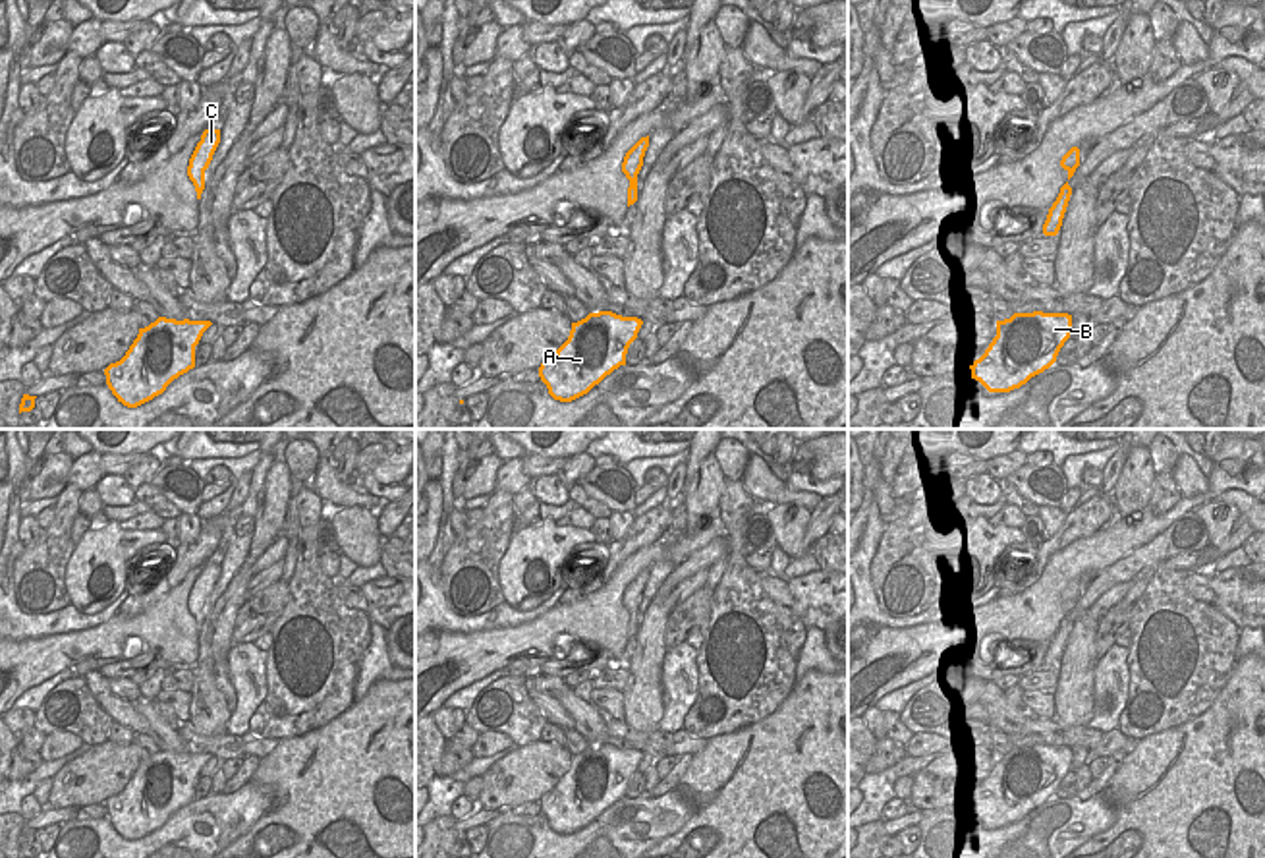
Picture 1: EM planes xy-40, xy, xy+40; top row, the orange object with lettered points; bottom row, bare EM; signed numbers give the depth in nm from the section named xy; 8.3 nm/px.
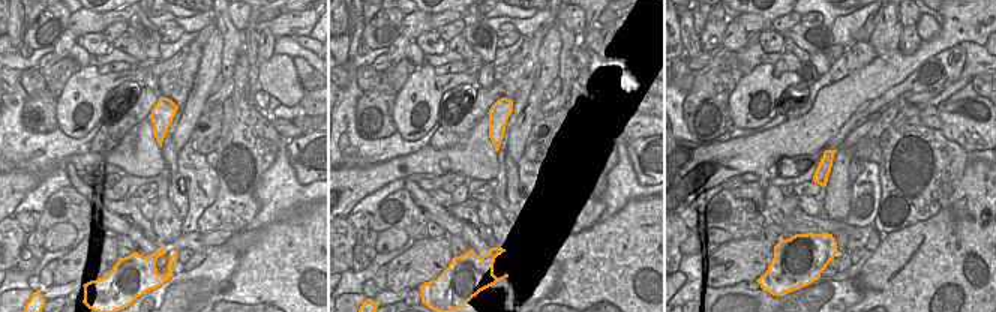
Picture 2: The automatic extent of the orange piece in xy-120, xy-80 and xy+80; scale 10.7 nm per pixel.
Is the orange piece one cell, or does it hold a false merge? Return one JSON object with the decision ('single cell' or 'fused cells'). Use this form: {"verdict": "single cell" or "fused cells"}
{"verdict": "single cell"}

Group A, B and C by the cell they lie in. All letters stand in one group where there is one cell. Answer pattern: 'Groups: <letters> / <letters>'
Groups: A B C

